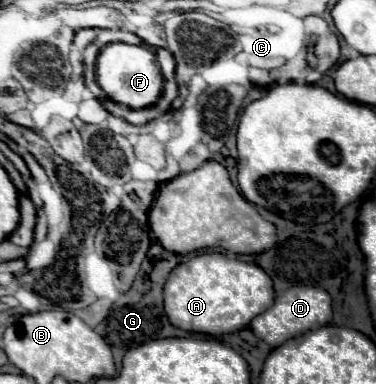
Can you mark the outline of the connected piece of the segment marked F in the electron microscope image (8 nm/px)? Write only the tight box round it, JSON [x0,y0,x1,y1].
[95,43,163,109]

